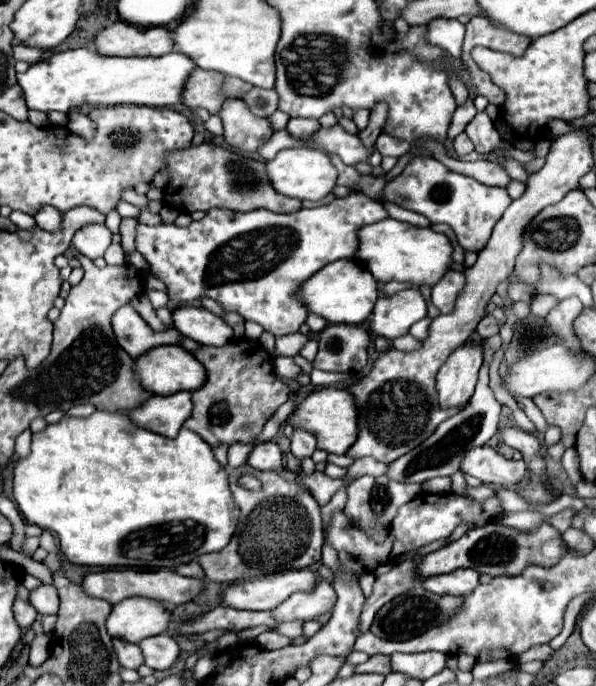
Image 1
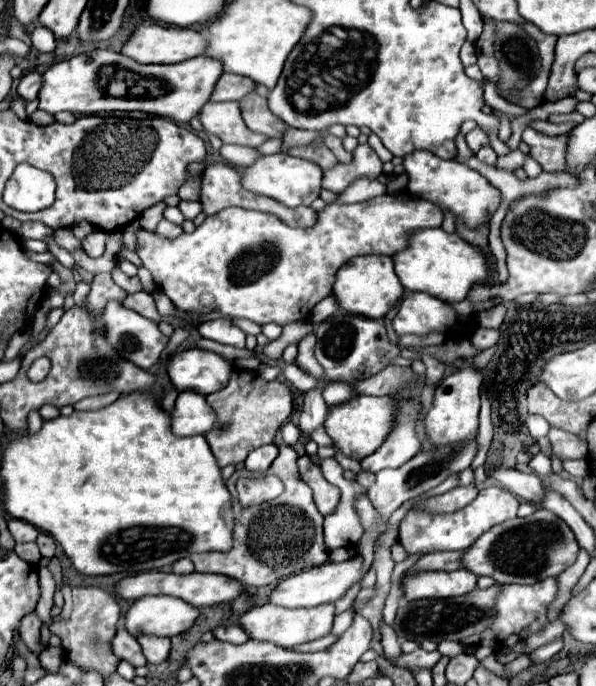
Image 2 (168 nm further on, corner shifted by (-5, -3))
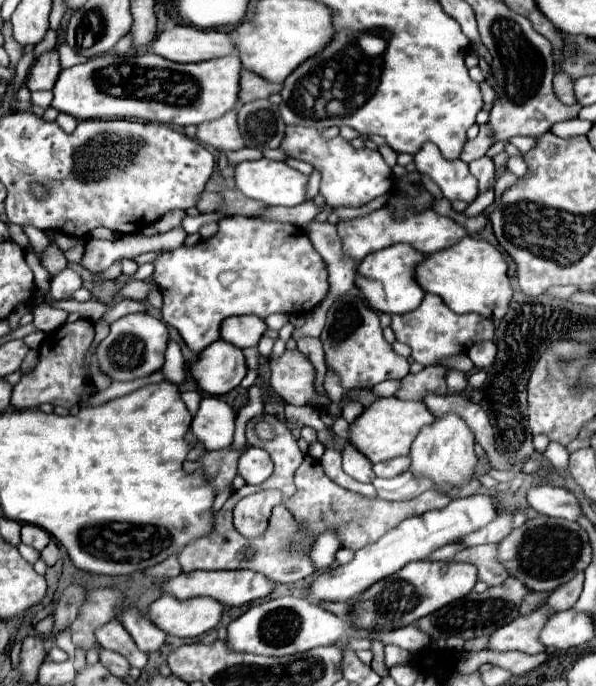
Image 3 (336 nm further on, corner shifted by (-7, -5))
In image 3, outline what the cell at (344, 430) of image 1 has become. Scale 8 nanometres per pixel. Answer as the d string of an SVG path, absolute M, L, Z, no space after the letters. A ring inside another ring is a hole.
M397 397L377 399L361 413L359 419L355 419L355 423L351 423L349 443L353 443L361 453L365 453L373 463L389 461L407 455L419 429L423 425L431 425L431 421L435 421L435 417L431 417L431 413L421 401L403 401Z

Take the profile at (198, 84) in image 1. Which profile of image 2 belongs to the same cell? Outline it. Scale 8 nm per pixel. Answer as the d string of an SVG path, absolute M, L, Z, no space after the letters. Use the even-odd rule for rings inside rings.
M223 73L217 81L217 87L213 89L213 95L209 101L239 101L247 93L255 89L255 83L251 79L245 79L241 75Z

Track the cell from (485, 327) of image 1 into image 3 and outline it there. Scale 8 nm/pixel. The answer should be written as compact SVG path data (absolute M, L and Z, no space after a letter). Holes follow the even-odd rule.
M479 341L475 343L469 351L467 351L469 359L473 361L475 369L487 369L489 365L493 365L495 355L497 355L497 347L493 341Z

